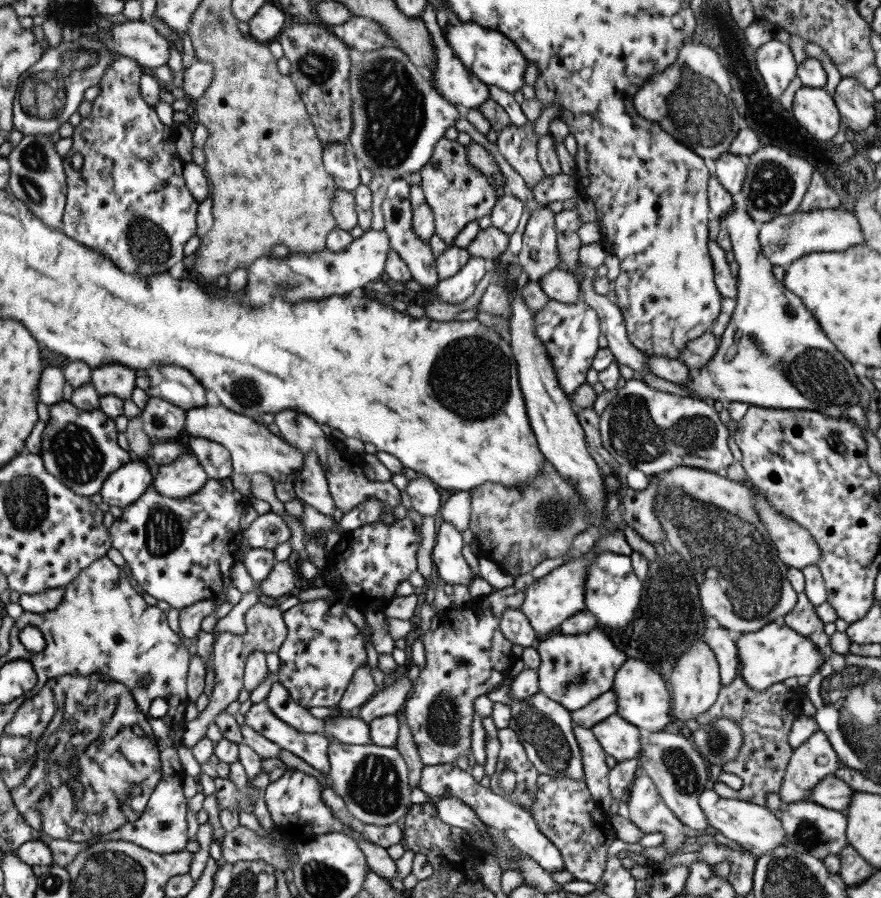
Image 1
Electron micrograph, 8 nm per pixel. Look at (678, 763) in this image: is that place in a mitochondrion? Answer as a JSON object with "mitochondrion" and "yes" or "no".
{"mitochondrion":"yes"}

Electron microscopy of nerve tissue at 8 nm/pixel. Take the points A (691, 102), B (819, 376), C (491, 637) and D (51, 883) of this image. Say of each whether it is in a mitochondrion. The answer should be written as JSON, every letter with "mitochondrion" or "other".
{"A":"mitochondrion","B":"mitochondrion","C":"other","D":"mitochondrion"}

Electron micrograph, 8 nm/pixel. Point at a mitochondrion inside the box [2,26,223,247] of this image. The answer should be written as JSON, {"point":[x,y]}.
{"point":[44,94]}

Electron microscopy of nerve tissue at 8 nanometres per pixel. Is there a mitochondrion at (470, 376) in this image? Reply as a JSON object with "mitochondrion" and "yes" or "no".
{"mitochondrion":"yes"}

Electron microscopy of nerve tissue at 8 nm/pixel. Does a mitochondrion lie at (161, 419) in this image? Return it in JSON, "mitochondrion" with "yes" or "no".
{"mitochondrion":"yes"}

